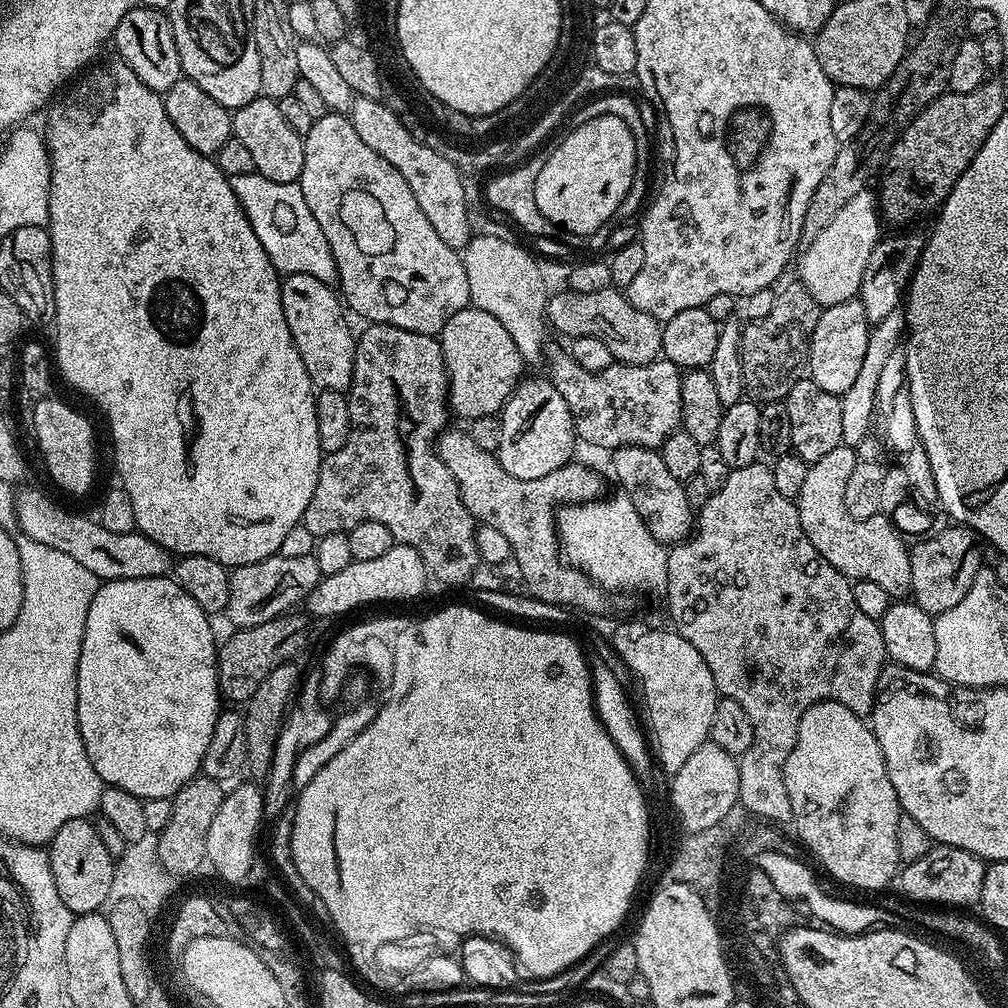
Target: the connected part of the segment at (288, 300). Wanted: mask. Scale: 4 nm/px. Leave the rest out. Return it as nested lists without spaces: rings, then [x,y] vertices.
[[[287,274],[280,281],[280,297],[282,314],[286,314],[286,326],[290,326],[294,346],[298,346],[298,354],[302,354],[302,366],[306,366],[306,374],[310,374],[313,385],[326,392],[347,393],[352,384],[357,337],[354,332],[352,336],[351,330],[348,329],[341,297],[334,291],[333,285],[318,282],[318,278],[310,278],[310,274]]]

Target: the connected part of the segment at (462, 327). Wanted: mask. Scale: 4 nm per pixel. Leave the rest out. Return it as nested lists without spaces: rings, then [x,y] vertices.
[[[471,306],[458,310],[438,333],[444,365],[448,371],[448,402],[453,413],[471,422],[483,416],[496,416],[512,396],[525,375],[526,361],[518,354],[514,338],[506,326],[486,314],[486,310]]]

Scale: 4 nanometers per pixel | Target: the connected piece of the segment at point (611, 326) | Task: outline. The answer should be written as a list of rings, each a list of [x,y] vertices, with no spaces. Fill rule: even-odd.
[[[609,286],[602,290],[594,290],[590,294],[582,294],[571,290],[563,290],[557,296],[549,295],[546,300],[546,320],[556,332],[561,332],[565,338],[585,336],[586,338],[599,338],[606,342],[613,361],[621,364],[650,364],[662,352],[662,324],[650,314],[642,314],[638,306],[629,302],[627,295],[615,287]]]

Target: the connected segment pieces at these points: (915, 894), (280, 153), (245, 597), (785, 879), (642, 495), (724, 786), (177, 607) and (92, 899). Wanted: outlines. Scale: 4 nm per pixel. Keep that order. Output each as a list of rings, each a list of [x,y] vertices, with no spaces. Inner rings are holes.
[[[934,846],[926,854],[926,858],[918,858],[918,862],[904,864],[898,876],[898,885],[912,902],[921,900],[928,906],[947,906],[952,910],[968,910],[979,905],[984,881],[985,861],[961,848]]]
[[[259,95],[255,100],[246,102],[246,106],[232,112],[232,134],[242,146],[250,149],[254,166],[261,176],[270,178],[270,182],[294,184],[299,181],[304,165],[304,137],[298,135],[282,118],[279,103],[266,95]]]
[[[274,555],[265,560],[242,564],[230,572],[230,602],[226,617],[233,629],[253,628],[275,616],[285,615],[296,603],[307,601],[308,595],[321,582],[315,555],[302,558],[286,558]]]
[[[764,850],[758,860],[758,867],[766,872],[774,887],[783,896],[785,901],[793,905],[805,904],[821,925],[835,930],[841,934],[863,934],[869,930],[892,930],[897,927],[898,916],[895,911],[887,912],[884,908],[871,908],[868,904],[855,904],[852,900],[839,900],[828,892],[820,889],[816,876],[800,860],[787,856],[782,850]]]
[[[642,446],[617,448],[611,453],[612,472],[621,484],[623,495],[629,496],[650,534],[662,542],[687,540],[694,527],[694,510],[686,500],[684,484],[662,462],[659,451]]]
[[[709,742],[698,746],[698,750],[694,750],[690,758],[686,758],[682,770],[678,770],[670,780],[671,811],[676,820],[680,819],[685,833],[707,830],[730,814],[730,808],[740,799],[739,777],[737,757],[726,754],[726,750],[722,750],[722,746],[717,744]]]
[[[168,576],[109,580],[97,587],[94,602],[90,602],[90,614],[86,614],[86,630],[78,658],[78,726],[82,742],[86,746],[86,754],[105,785],[126,790],[143,801],[171,798],[201,771],[203,756],[222,708],[220,683],[216,677],[218,639],[216,640],[215,634],[212,633],[212,624],[208,620],[211,620],[209,613],[204,612],[202,606],[198,606],[198,602],[194,602],[194,598],[190,598],[190,594],[186,594],[186,590],[182,590],[175,579]]]
[[[91,819],[66,822],[66,826],[62,826],[54,834],[47,854],[54,882],[58,886],[58,898],[66,902],[73,914],[84,916],[87,912],[100,912],[109,903],[117,861],[110,854],[110,850],[106,850]]]

